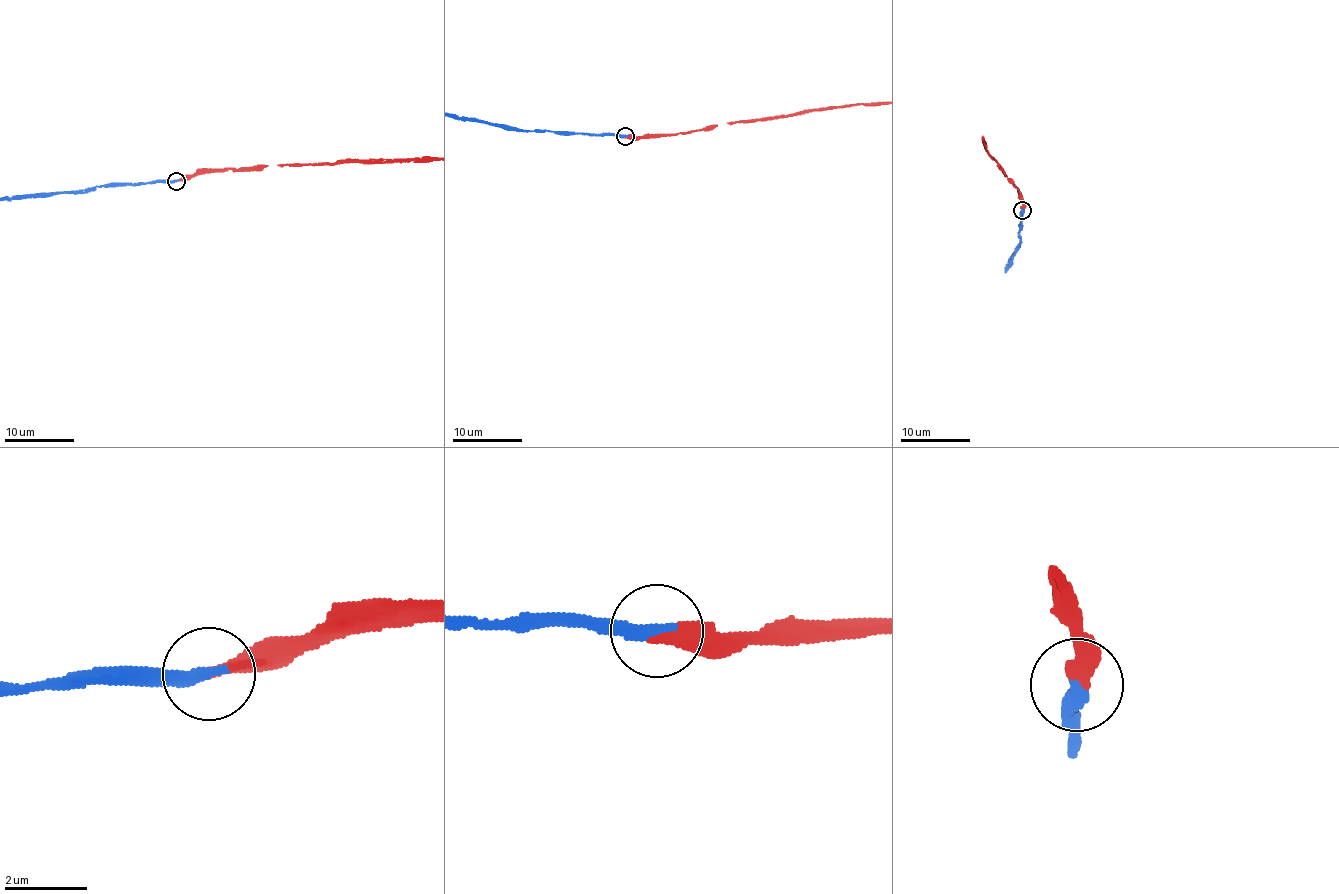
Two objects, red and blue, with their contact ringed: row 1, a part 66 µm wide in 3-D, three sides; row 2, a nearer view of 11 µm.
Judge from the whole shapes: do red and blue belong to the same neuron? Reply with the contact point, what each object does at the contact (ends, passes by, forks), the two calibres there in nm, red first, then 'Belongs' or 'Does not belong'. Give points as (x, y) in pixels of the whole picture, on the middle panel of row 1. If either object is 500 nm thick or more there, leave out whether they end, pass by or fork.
Place: (625, 136). At the ring red ends. At the ring blue ends. Thickness 320 nm (red) against 320 nm. Belongs

